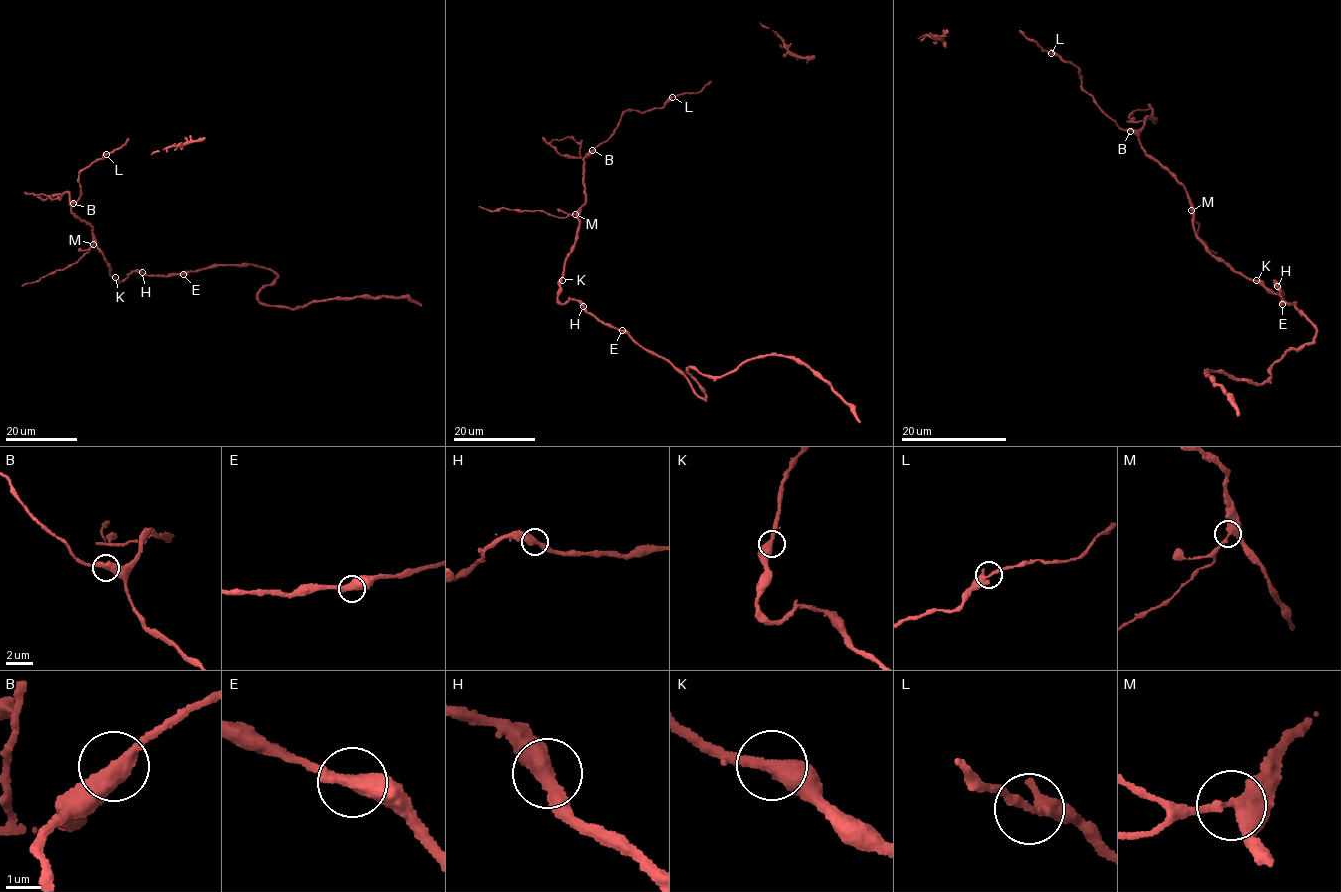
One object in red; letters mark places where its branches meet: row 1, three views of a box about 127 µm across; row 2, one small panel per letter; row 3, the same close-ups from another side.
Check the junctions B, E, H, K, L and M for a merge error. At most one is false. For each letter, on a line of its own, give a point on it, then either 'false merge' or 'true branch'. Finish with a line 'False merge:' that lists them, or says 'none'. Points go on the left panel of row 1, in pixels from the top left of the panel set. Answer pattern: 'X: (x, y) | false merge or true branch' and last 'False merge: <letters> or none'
B: (73, 203) | true branch
E: (183, 274) | true branch
H: (142, 272) | true branch
K: (115, 277) | true branch
L: (106, 154) | true branch
M: (93, 244) | true branch
False merge: none

